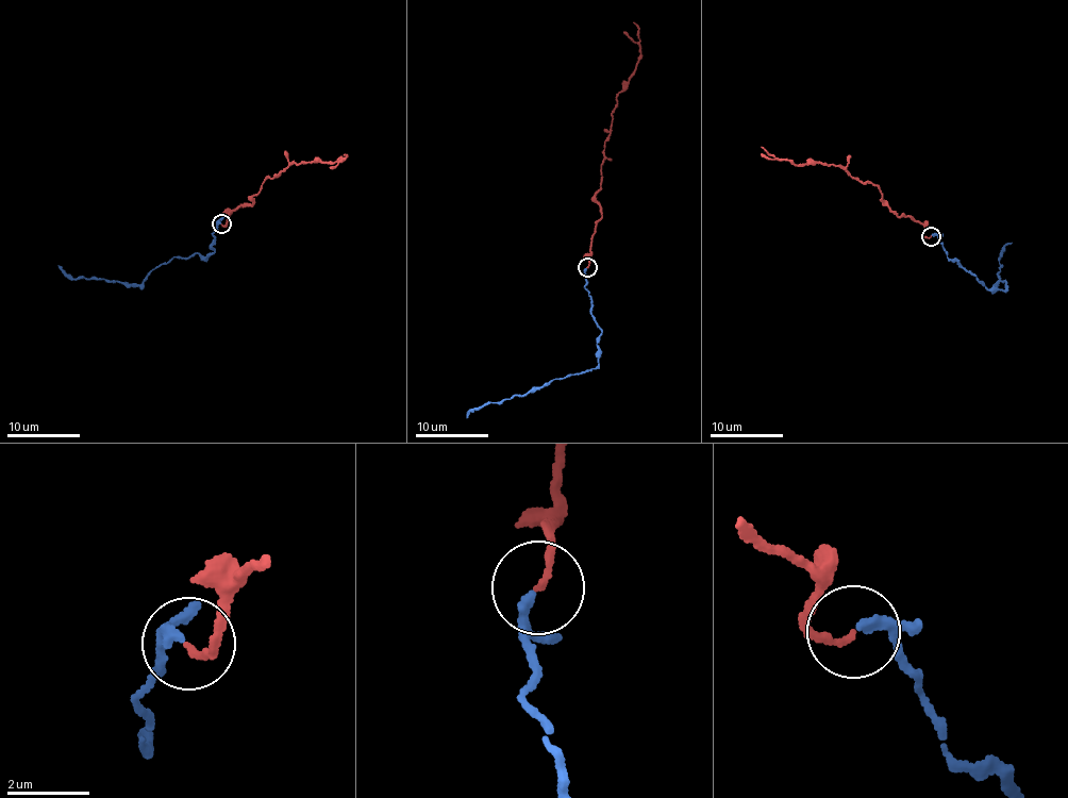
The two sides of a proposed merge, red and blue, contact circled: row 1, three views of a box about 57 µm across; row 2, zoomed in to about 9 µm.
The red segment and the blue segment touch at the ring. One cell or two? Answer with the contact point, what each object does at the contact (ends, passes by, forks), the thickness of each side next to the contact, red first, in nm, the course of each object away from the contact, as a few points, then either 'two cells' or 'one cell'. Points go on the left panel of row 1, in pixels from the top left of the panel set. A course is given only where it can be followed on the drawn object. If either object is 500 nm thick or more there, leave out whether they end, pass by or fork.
place (221, 223); red ends; blue passes by; calibres 150 and 180 nm; course red (221, 223), (234, 209), (251, 205), (263, 181), (291, 164), (344, 161), (344, 154); course blue (221, 223), (210, 247), (214, 253), (206, 260), (196, 252), (171, 258), (140, 284), (74, 279), (59, 265); one cell

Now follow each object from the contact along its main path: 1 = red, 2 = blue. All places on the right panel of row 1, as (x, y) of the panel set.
1: (931, 235), (924, 235), (924, 226), (899, 216), (884, 203), (881, 189), (841, 168), (777, 160), (762, 146)
2: (931, 235), (938, 237), (950, 260), (988, 289), (1005, 289), (1004, 279), (996, 289), (998, 258), (1012, 243)

